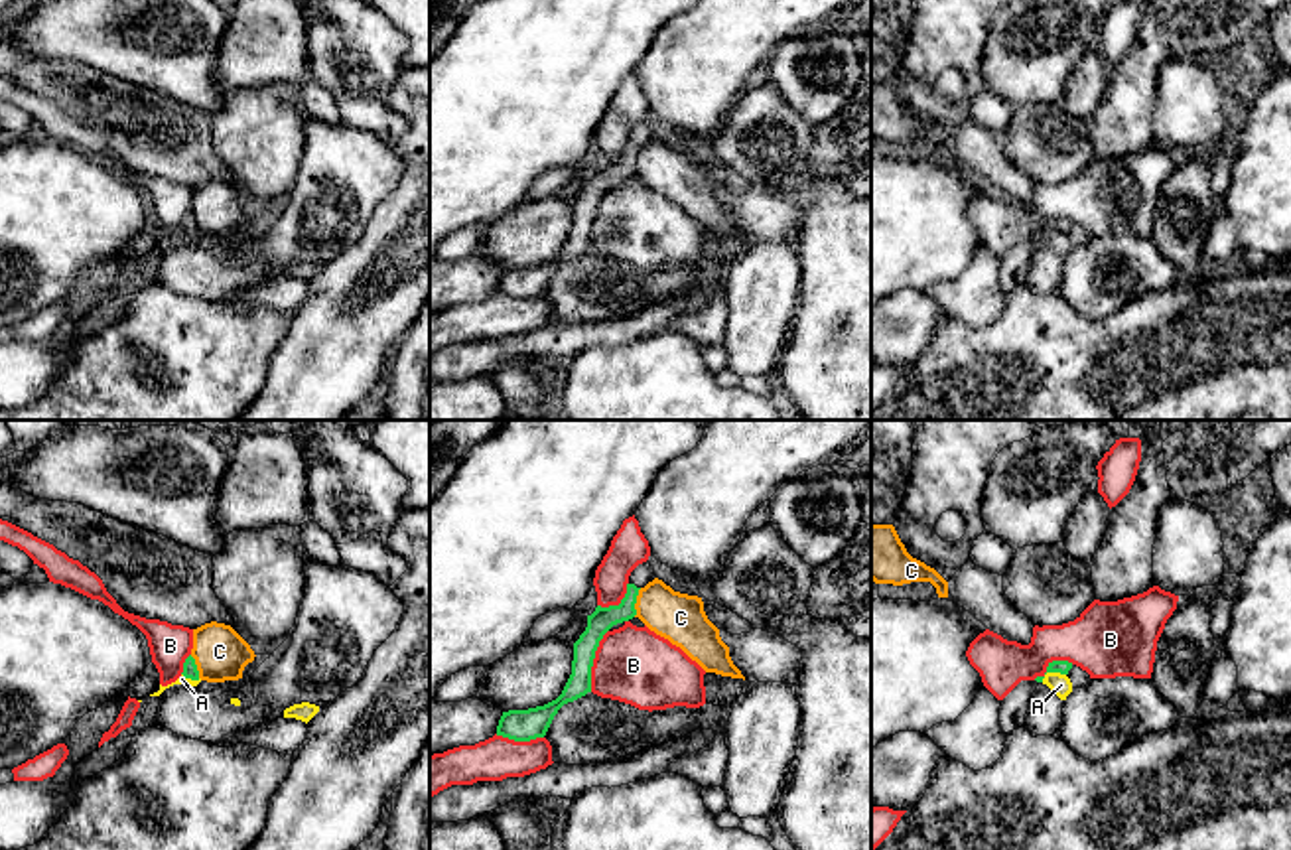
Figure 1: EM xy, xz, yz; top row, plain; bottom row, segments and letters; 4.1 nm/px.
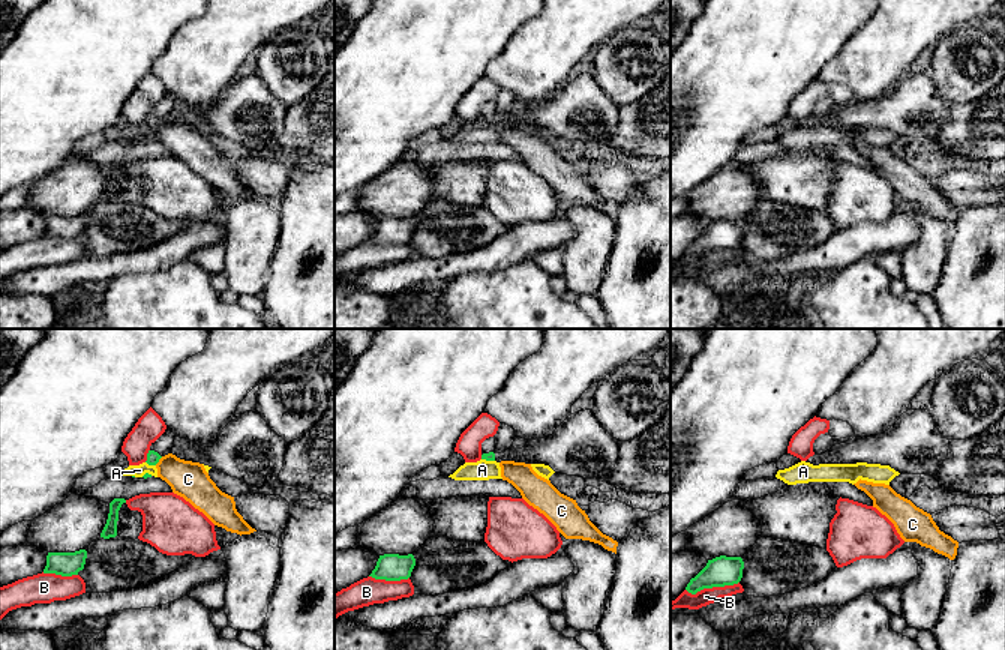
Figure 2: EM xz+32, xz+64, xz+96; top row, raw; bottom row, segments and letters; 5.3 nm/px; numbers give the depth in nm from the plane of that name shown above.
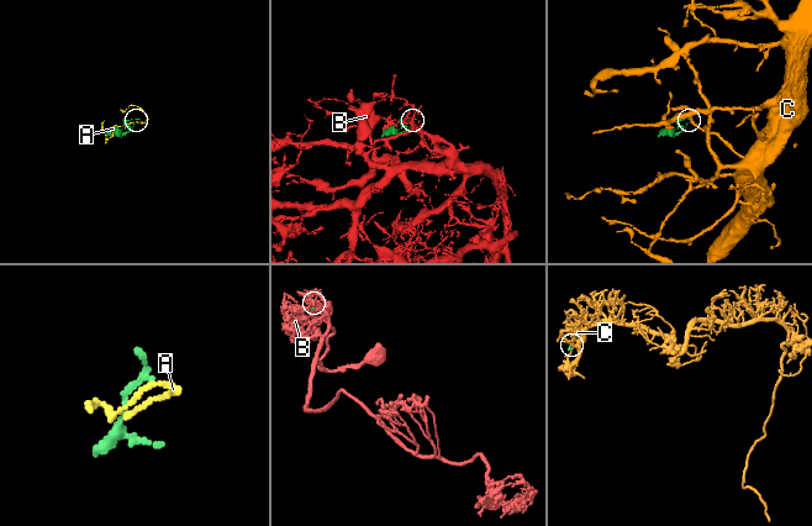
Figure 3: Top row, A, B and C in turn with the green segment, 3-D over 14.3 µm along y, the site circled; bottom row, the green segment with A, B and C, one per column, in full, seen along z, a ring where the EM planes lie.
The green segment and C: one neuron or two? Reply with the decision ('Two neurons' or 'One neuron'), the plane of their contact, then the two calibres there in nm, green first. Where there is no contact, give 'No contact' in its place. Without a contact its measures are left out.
Two neurons. Touches green in xz. Thickness 100 nm (green) against 200 nm

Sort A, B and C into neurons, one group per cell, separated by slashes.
A / B / C

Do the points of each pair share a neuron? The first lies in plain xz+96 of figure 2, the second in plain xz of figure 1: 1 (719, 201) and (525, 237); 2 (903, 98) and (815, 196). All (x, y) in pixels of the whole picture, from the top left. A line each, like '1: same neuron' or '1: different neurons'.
1: same neuron
2: same neuron

